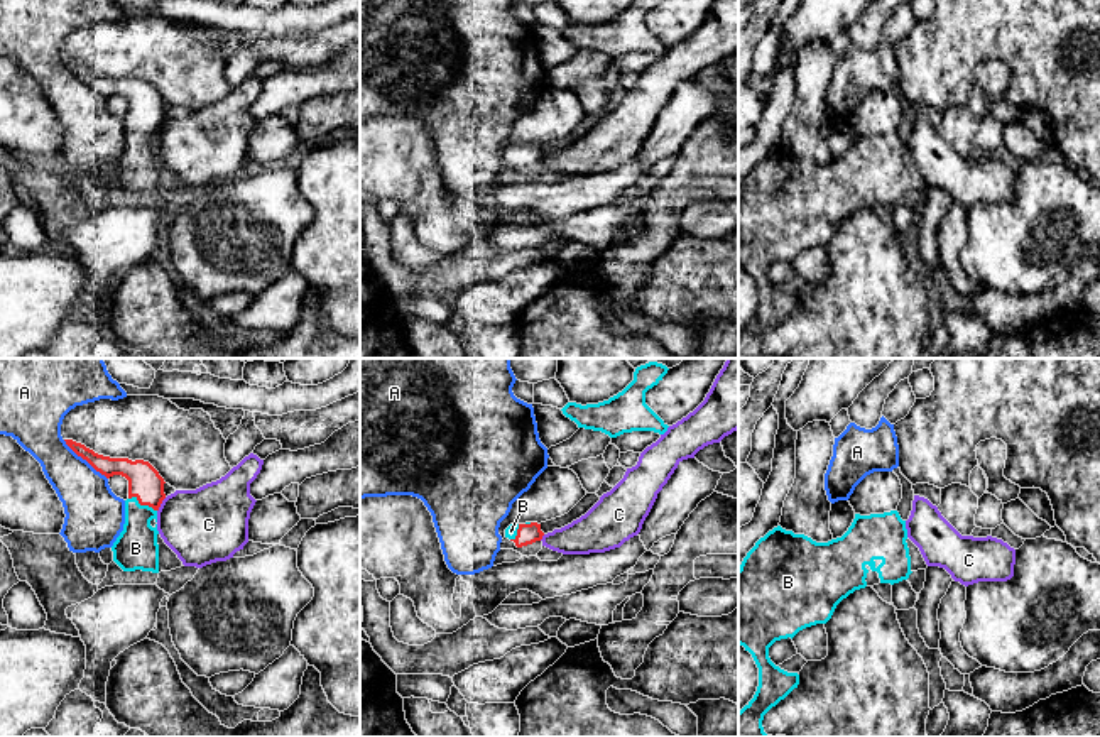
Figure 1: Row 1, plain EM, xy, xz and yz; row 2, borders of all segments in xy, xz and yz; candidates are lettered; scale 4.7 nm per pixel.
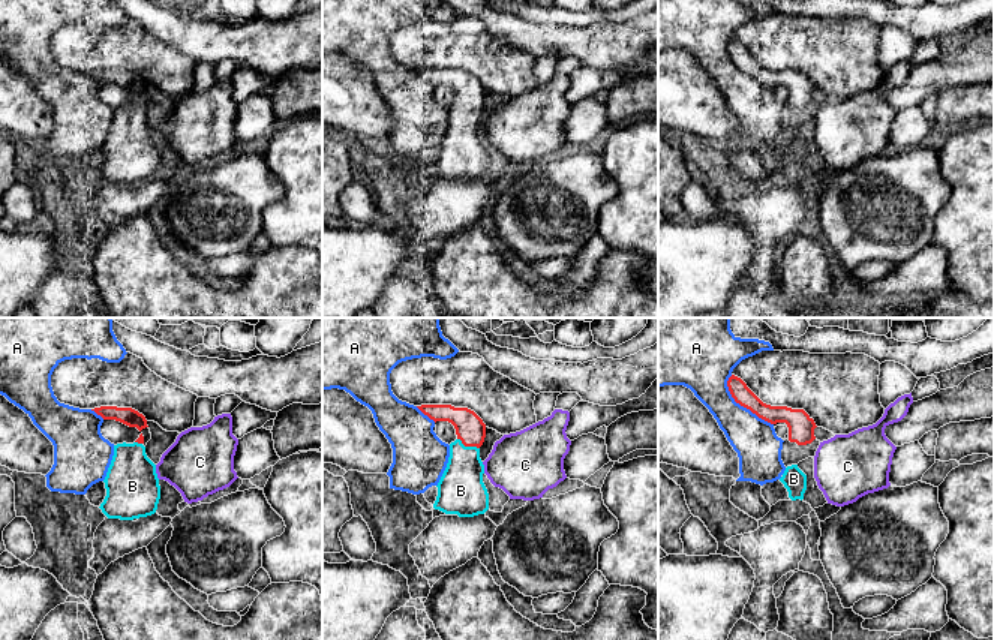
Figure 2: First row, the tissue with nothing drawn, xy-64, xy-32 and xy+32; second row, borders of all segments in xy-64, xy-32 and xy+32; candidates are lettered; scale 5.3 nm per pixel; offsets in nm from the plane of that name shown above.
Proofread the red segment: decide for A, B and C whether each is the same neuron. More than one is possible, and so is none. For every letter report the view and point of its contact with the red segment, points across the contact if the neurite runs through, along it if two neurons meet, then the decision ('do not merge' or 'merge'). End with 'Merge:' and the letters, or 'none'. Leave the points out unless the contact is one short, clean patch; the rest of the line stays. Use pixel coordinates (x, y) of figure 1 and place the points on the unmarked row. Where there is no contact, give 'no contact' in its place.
A: xy (85, 80) | do not merge
B: xy (142, 125) | across xy (144, 103), (142, 125), (137, 137), (136, 169) | merge
C: xy (161, 124) | along xy (166, 119), (157, 132) | do not merge
Merge: B

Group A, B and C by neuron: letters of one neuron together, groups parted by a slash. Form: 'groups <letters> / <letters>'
groups A / B / C

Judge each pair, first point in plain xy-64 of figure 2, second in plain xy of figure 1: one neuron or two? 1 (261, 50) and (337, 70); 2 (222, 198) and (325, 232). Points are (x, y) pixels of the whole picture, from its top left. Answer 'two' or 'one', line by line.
1: two
2: two

